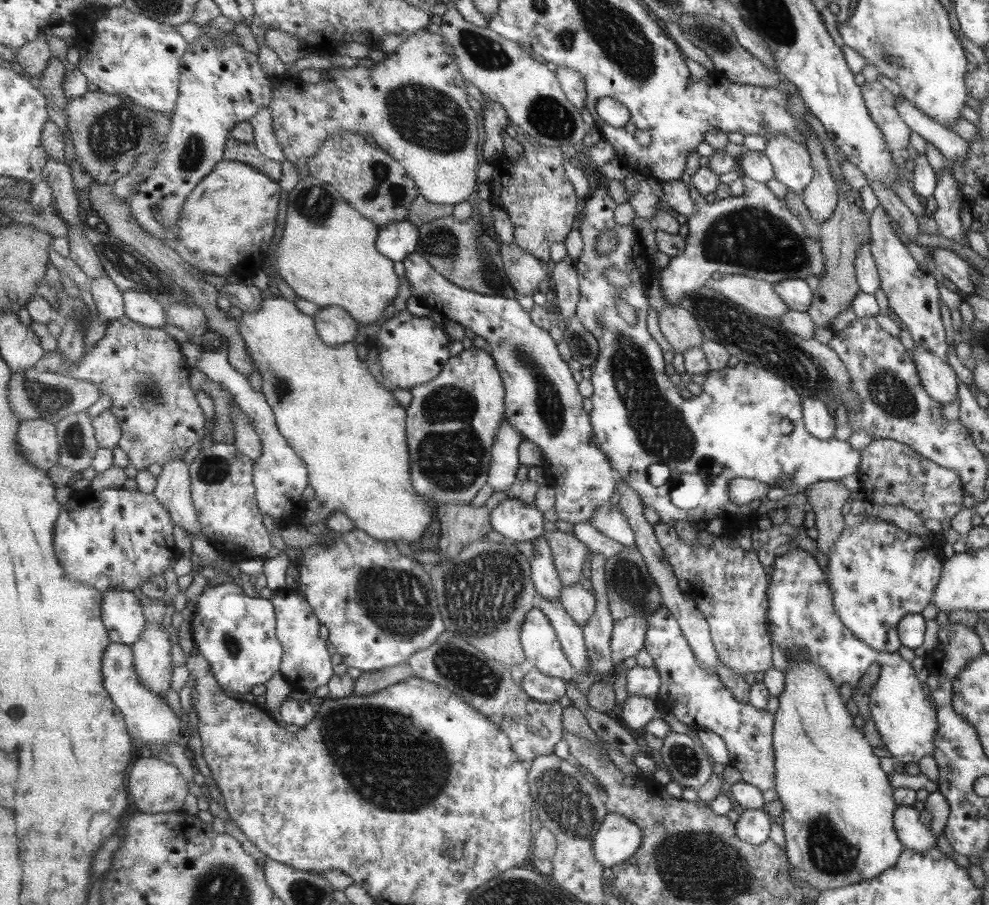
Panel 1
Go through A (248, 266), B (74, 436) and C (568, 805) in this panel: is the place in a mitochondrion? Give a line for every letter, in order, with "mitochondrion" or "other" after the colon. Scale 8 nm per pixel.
A: other
B: mitochondrion
C: mitochondrion

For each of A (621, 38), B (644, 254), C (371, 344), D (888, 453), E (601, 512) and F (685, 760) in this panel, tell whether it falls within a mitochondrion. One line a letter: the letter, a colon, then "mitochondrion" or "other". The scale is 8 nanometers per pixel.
A: mitochondrion
B: other
C: other
D: other
E: other
F: mitochondrion

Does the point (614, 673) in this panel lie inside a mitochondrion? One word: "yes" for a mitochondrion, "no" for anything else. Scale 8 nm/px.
no

